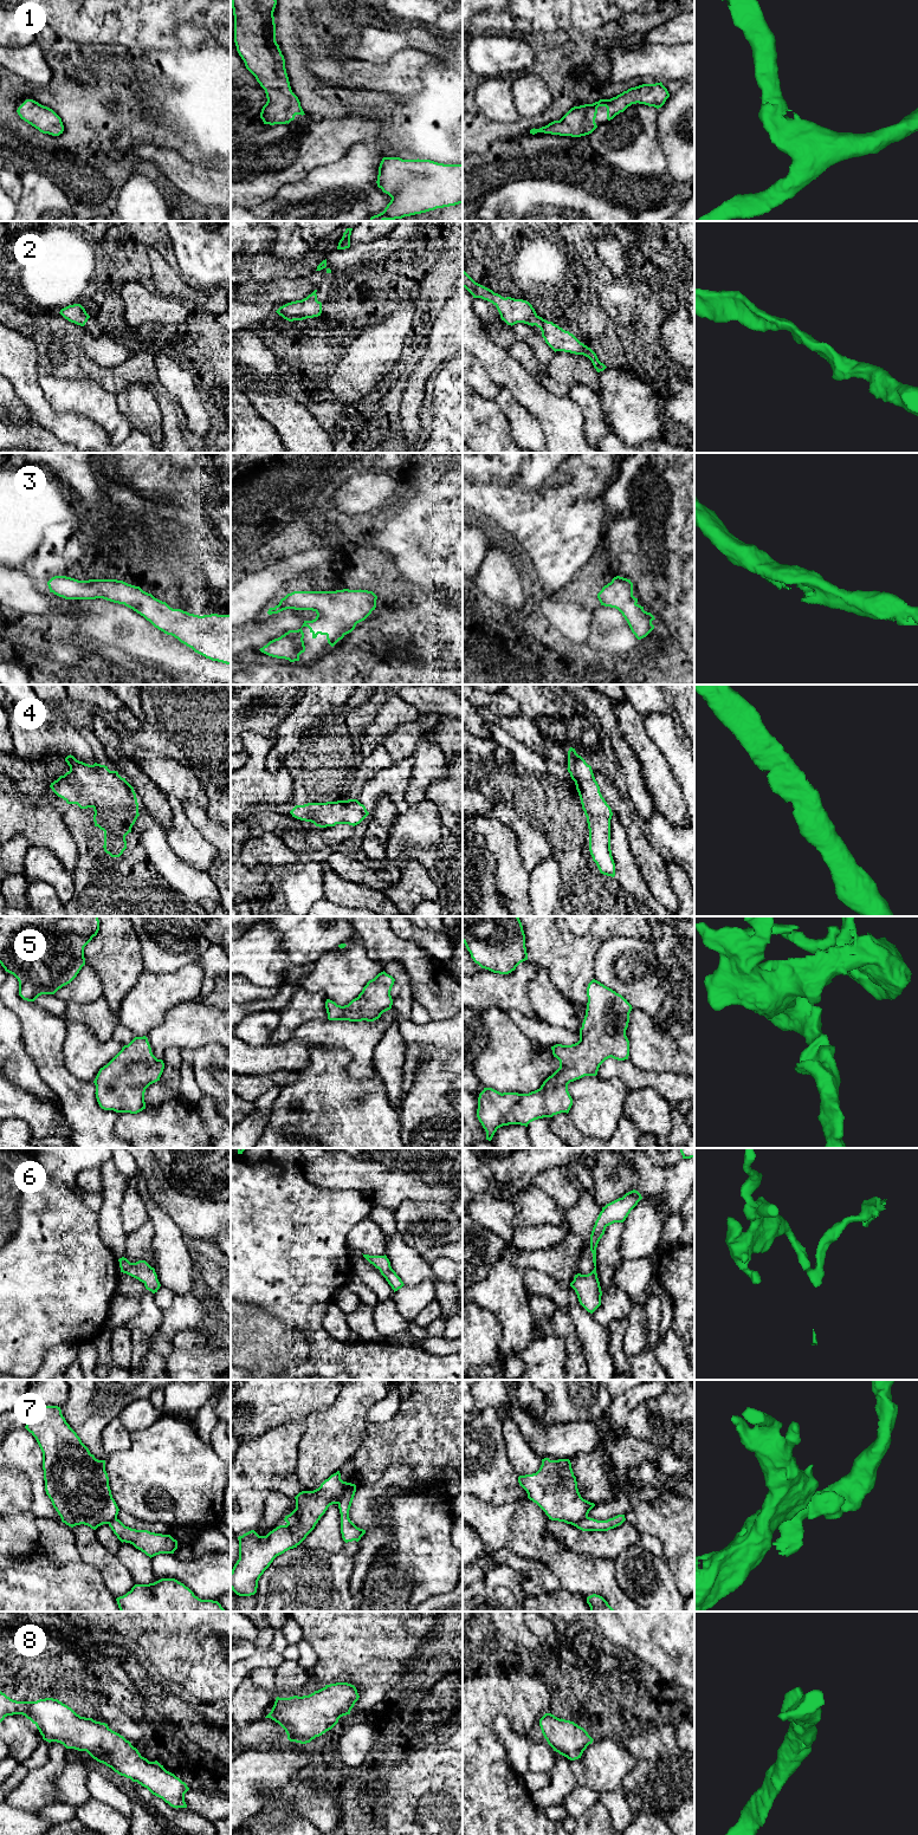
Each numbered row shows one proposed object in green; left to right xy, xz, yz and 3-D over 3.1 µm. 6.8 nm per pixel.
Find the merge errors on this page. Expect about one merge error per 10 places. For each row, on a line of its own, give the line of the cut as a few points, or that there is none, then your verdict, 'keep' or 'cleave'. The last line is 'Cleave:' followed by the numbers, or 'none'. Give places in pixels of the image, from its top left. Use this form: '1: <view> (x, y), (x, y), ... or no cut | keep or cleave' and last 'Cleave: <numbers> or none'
1: no cut | keep
2: no cut | keep
3: no cut | keep
4: no cut | keep
5: no cut | keep
6: no cut | keep
7: xz (350, 1483), (338, 1504) | cleave
8: no cut | keep
Cleave: 7

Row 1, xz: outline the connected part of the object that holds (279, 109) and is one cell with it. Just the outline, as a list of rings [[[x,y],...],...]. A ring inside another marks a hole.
[[[232,0],[234,15],[234,43],[246,69],[265,90],[267,102],[260,118],[264,124],[289,124],[296,115],[305,115],[298,97],[292,92],[285,69],[285,59],[276,41],[273,12],[277,0]]]

